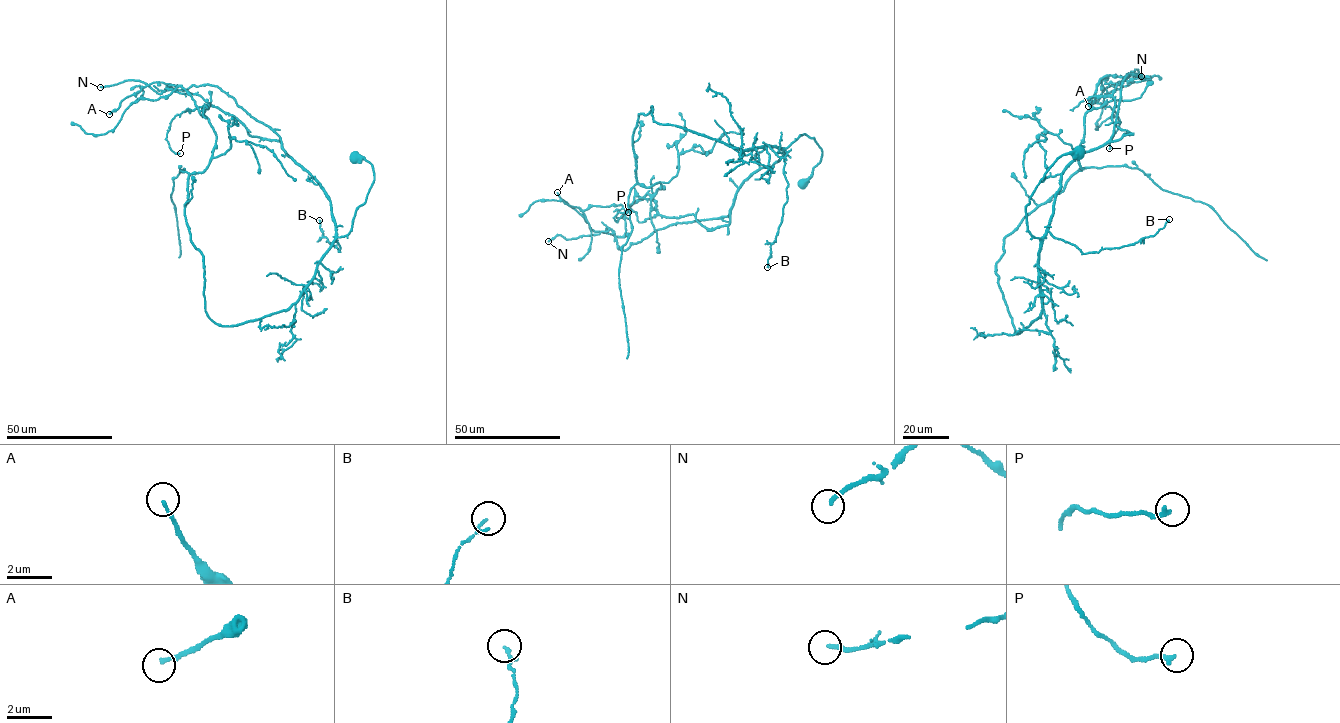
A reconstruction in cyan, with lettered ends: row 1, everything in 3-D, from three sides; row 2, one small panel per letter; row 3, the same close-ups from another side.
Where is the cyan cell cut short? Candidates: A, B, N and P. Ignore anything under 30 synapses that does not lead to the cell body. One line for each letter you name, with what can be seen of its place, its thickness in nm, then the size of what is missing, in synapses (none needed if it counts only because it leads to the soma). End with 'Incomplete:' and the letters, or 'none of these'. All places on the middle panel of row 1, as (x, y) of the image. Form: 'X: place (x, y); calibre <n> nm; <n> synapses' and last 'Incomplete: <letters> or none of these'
Incomplete: none of these

